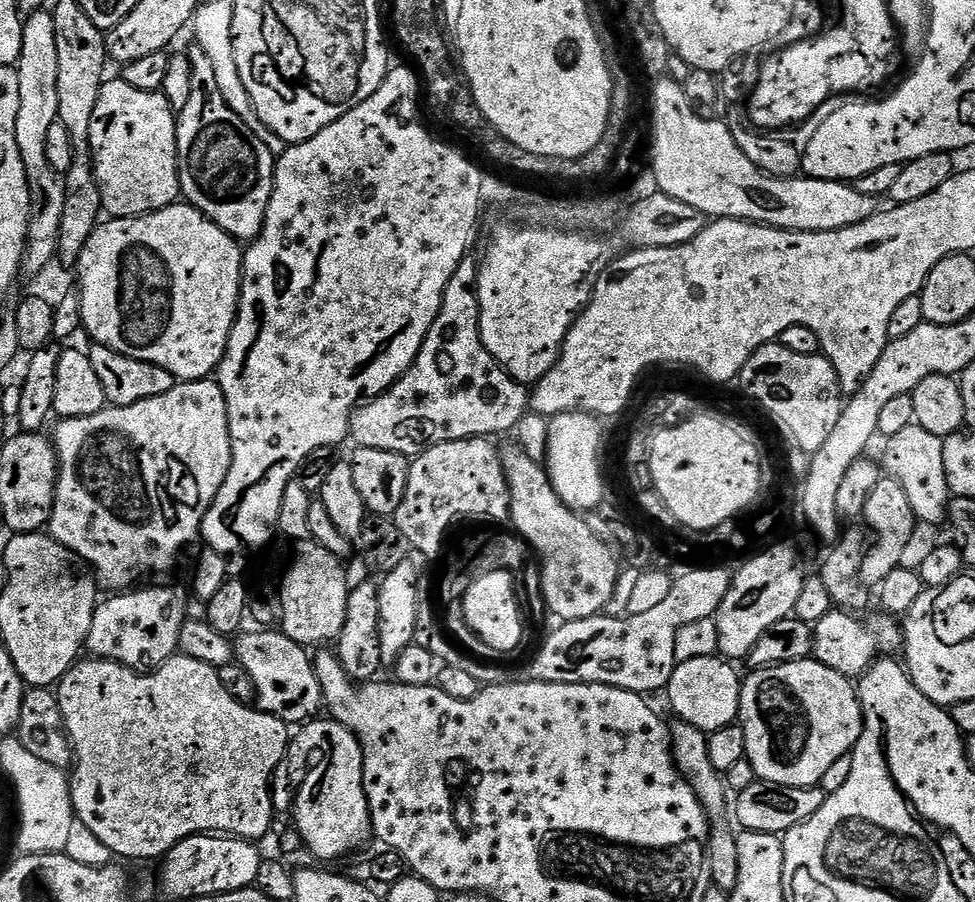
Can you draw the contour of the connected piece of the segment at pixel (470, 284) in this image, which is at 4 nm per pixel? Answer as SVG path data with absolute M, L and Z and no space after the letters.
M465 258L458 270L454 270L454 278L450 278L444 291L438 318L434 318L434 326L430 326L430 334L426 334L422 350L418 350L412 365L404 371L395 386L375 400L359 405L353 412L350 440L356 448L386 450L415 458L427 448L433 448L442 442L497 438L503 432L511 433L529 411L529 389L504 371L500 363L488 353L480 337L480 307L476 297L477 267L475 259Z

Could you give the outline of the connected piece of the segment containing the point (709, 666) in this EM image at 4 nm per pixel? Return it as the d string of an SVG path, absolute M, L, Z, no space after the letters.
M719 655L681 660L670 678L666 695L677 721L694 726L705 734L735 723L740 710L740 674L731 661Z

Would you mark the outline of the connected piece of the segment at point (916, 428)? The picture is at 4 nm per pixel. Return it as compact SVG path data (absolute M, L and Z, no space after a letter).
M920 424L906 426L899 434L894 434L887 441L888 449L884 452L882 468L891 479L897 480L910 498L912 513L922 524L940 526L945 523L950 503L950 493L946 482L944 465L944 442L941 437L930 434Z

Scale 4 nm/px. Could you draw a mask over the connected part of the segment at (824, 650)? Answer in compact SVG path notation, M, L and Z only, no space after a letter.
M833 610L814 625L812 656L822 666L830 666L846 679L855 681L885 654L896 654L902 648L902 628L895 619L879 614L873 620L859 620L848 610Z

